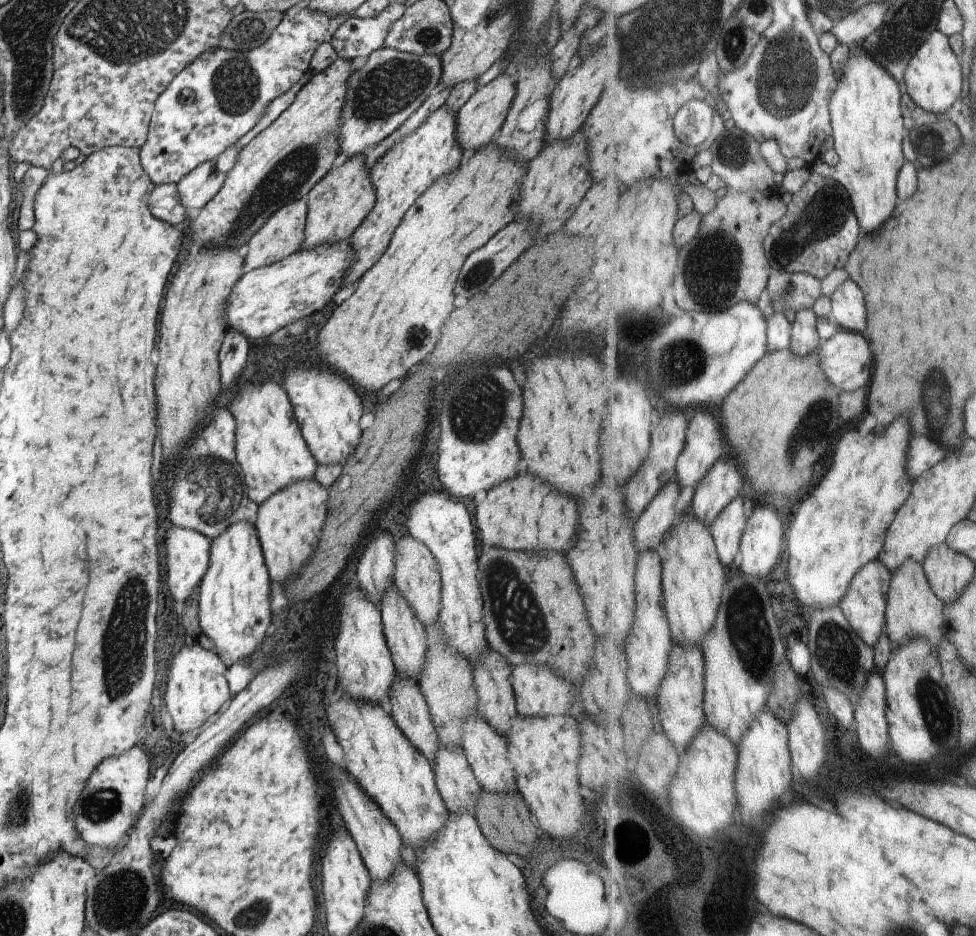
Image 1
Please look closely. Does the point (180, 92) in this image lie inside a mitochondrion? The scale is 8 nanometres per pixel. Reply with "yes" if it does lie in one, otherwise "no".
no

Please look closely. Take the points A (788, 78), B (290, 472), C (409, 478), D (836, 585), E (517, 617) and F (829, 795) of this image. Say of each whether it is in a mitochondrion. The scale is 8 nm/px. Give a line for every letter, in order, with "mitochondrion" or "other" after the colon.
A: mitochondrion
B: other
C: other
D: other
E: mitochondrion
F: other

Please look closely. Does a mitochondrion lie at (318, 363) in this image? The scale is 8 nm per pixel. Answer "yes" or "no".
no

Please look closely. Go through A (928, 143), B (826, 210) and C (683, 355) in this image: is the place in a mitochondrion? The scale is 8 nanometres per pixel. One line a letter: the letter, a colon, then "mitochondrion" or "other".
A: mitochondrion
B: mitochondrion
C: mitochondrion

